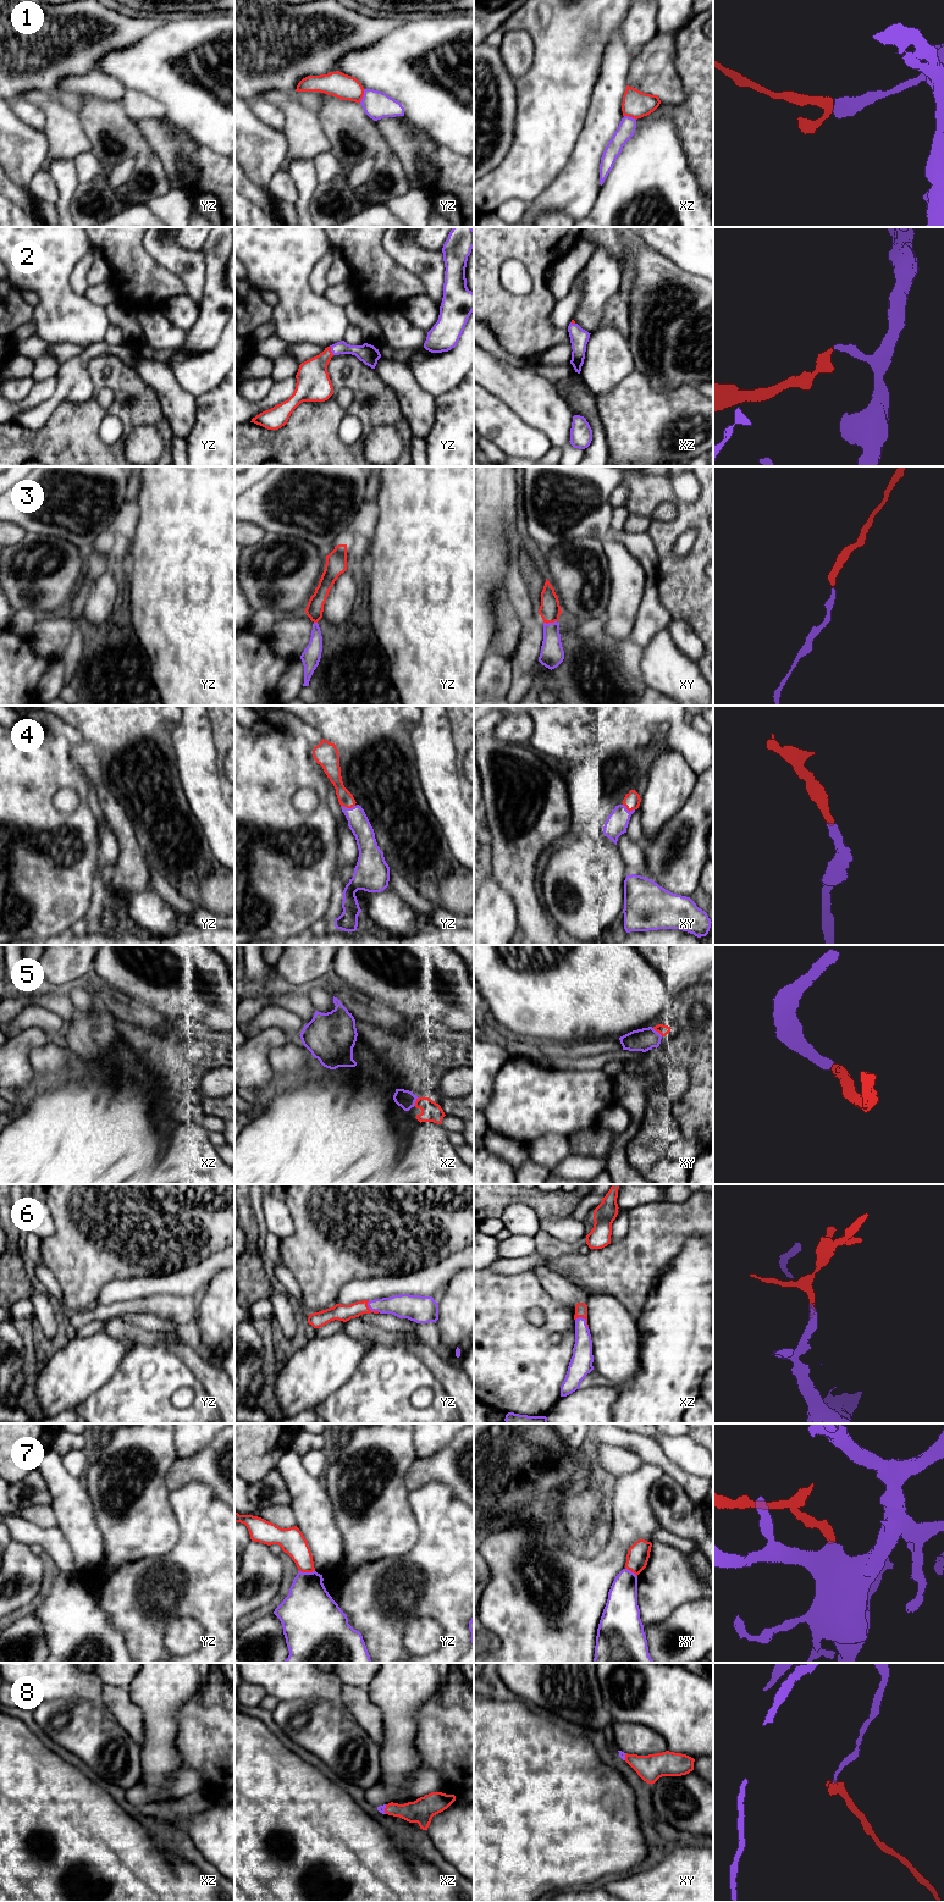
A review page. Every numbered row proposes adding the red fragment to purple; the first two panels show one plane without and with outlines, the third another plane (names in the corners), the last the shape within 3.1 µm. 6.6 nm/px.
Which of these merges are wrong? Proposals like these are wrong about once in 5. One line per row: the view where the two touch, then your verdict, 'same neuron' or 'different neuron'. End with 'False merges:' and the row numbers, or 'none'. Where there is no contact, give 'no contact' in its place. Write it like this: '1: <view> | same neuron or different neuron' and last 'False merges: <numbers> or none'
1: yz | same neuron
2: yz | same neuron
3: xy | same neuron
4: yz | same neuron
5: xz | same neuron
6: yz | same neuron
7: yz | different neuron
8: xz | same neuron
False merges: 7

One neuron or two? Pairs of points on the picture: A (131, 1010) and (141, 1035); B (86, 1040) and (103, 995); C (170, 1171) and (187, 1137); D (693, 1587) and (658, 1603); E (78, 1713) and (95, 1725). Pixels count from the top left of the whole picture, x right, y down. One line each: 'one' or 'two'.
A: two
B: one
C: one
D: one
E: one

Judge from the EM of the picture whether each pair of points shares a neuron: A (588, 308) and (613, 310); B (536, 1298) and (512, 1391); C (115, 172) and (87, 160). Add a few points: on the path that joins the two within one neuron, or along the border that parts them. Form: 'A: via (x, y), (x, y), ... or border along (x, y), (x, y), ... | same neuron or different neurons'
A: border along (619, 286), (606, 303), (601, 324), (597, 327) | different neurons
B: via (512, 1319), (512, 1366) | same neuron
C: via (108, 171), (94, 167) | same neuron

